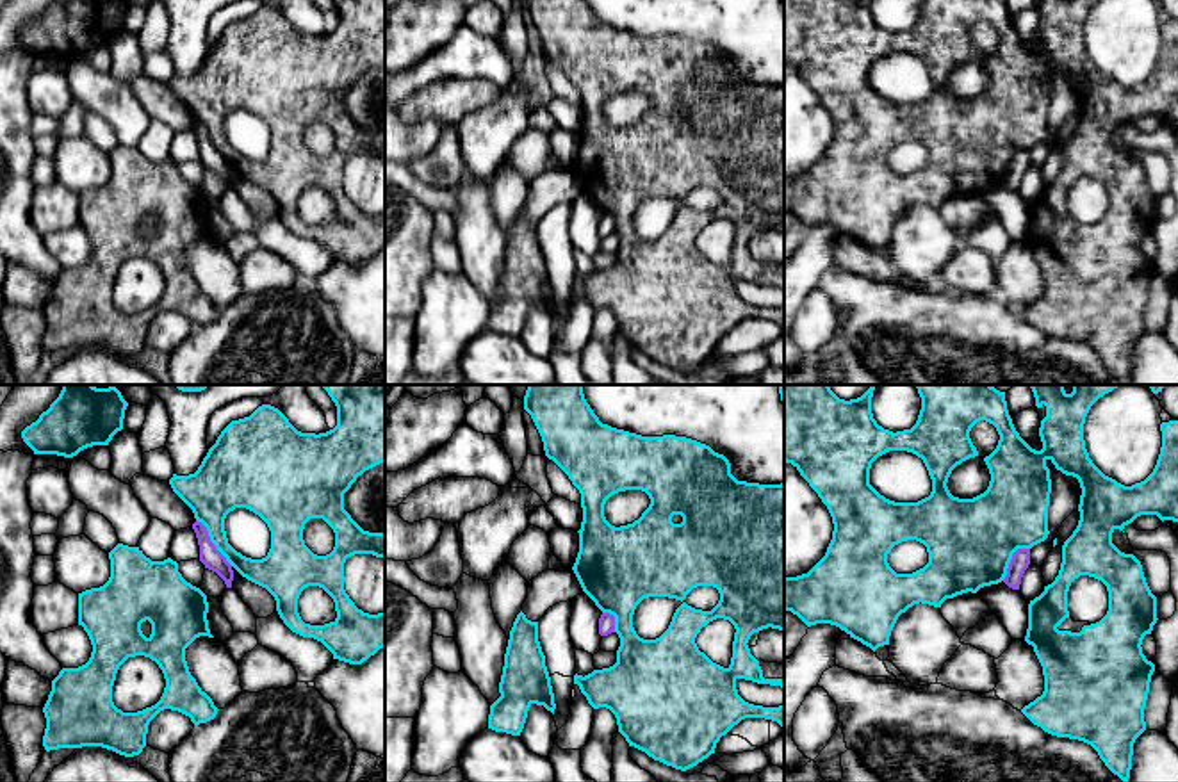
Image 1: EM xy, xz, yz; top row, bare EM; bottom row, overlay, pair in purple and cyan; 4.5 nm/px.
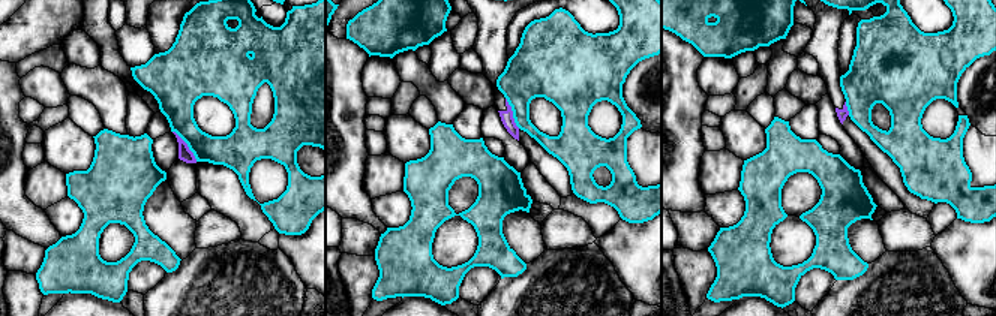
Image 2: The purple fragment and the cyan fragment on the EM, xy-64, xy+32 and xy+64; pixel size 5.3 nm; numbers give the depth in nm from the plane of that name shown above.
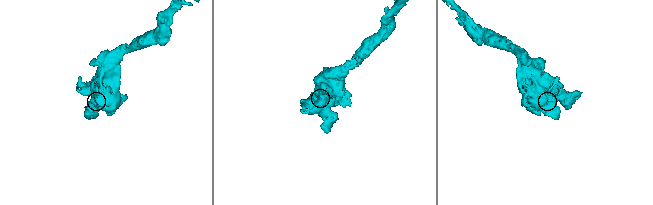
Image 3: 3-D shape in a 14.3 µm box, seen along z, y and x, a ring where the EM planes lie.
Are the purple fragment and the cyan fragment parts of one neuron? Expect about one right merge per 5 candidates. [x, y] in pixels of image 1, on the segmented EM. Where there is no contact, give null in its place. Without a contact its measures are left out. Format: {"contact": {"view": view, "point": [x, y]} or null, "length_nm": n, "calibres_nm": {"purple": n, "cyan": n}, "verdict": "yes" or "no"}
{"contact": {"view": "xy", "point": [211, 542]}, "length_nm": 280, "calibres_nm": {"purple": 90, "cyan": 240}, "verdict": "no"}

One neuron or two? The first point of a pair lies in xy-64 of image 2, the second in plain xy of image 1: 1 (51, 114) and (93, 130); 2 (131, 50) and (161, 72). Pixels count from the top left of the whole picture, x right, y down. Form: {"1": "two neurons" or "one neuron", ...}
{"1": "two neurons", "2": "one neuron"}

